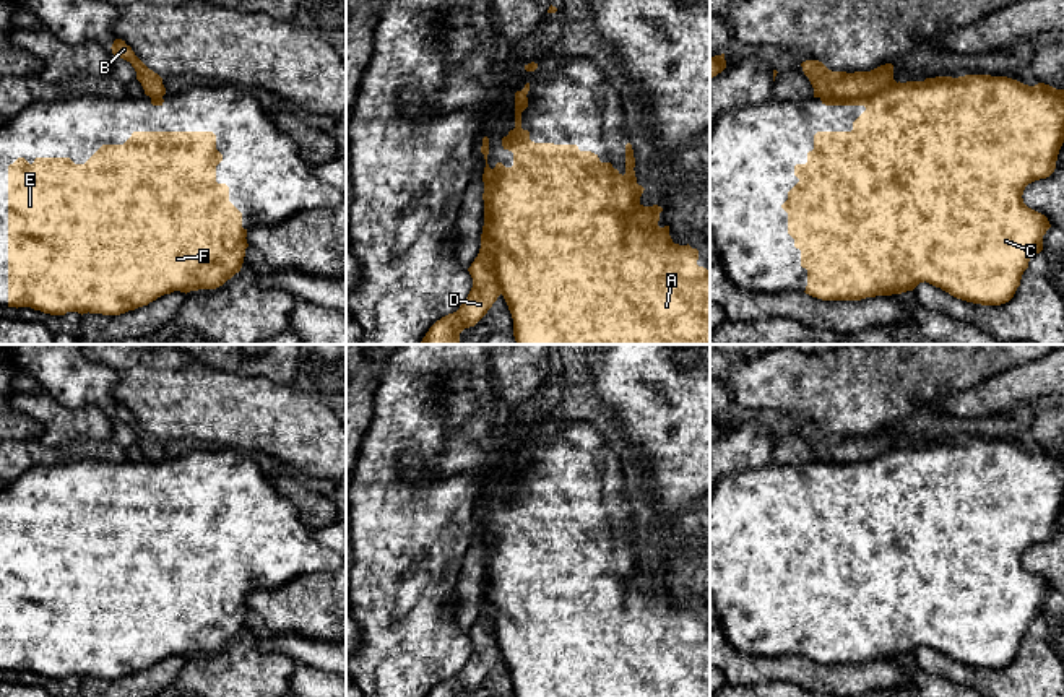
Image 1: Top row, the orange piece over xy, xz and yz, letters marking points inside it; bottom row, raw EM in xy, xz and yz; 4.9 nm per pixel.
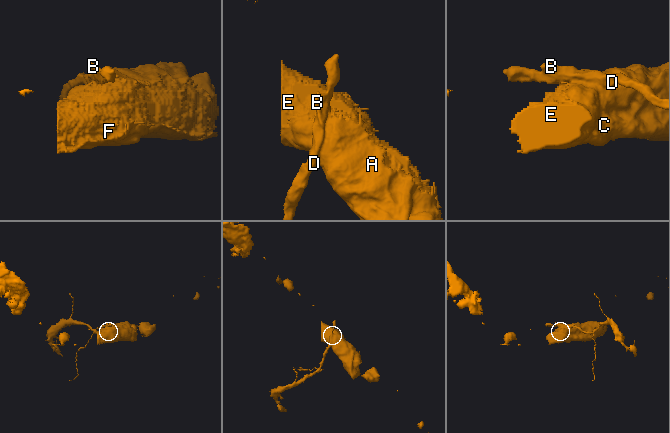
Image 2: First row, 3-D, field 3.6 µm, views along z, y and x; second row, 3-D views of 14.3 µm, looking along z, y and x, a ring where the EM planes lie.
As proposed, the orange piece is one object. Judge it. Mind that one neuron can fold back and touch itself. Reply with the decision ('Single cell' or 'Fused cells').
Fused cells

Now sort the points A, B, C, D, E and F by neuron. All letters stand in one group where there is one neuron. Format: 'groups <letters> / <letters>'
groups A C E F / B D

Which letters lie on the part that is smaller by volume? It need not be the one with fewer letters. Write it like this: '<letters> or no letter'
B, D

